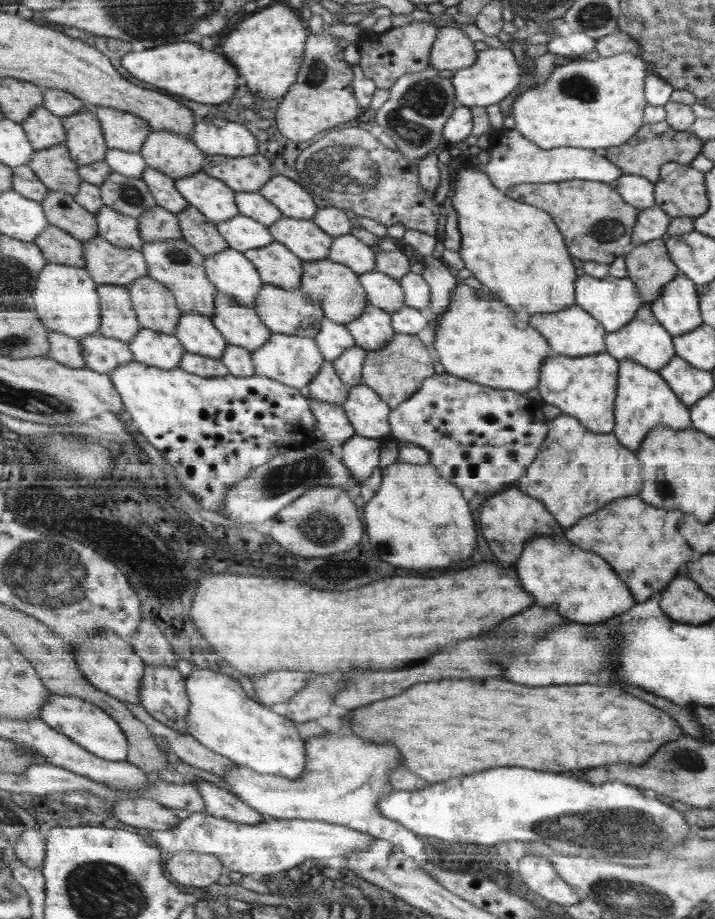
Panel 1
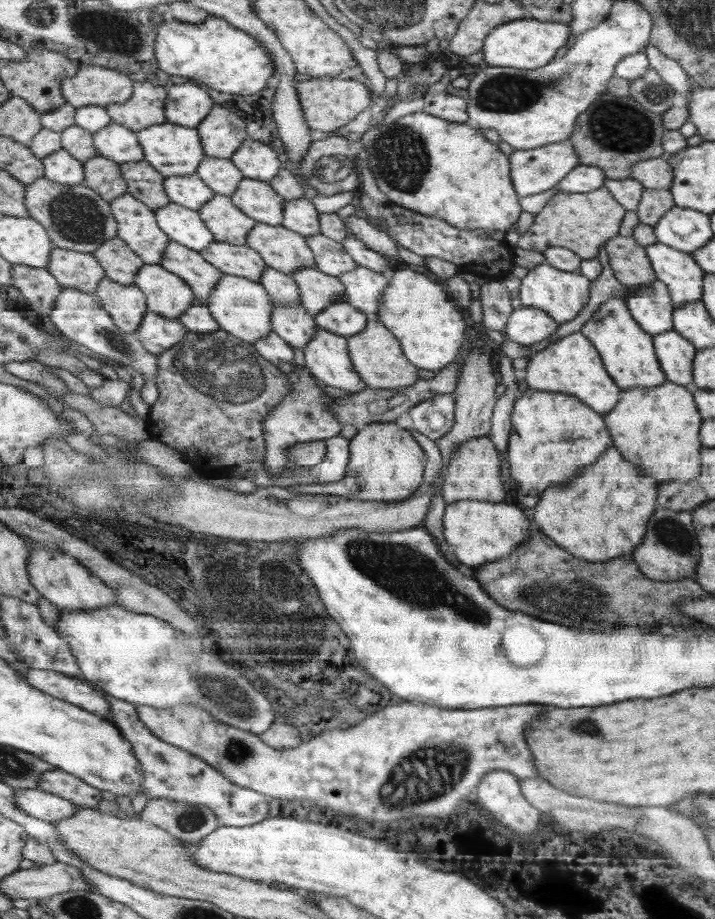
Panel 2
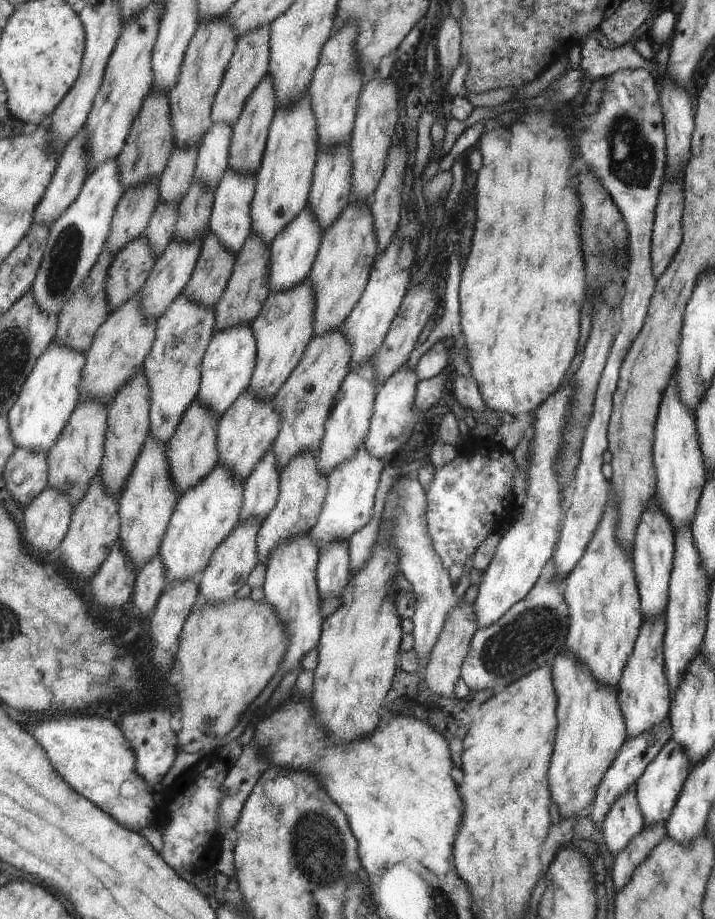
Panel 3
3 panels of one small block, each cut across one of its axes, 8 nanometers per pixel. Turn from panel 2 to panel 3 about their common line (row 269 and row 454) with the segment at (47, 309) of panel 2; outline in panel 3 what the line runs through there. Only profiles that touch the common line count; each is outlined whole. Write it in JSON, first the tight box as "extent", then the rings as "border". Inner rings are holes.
{"extent":[2,448,49,508],"border":[[[18,448],[2,477],[16,502],[28,508],[49,488],[49,461],[45,453]]]}

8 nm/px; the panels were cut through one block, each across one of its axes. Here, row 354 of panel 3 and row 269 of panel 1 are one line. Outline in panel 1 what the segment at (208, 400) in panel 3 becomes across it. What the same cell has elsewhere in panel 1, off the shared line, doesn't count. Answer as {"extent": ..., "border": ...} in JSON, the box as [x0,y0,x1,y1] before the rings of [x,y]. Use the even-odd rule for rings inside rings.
{"extent":[205,247,265,305],"border":[[[230,247],[220,254],[207,257],[205,264],[209,278],[219,291],[241,305],[256,305],[258,294],[265,283],[254,264],[246,258],[245,252]]]}

